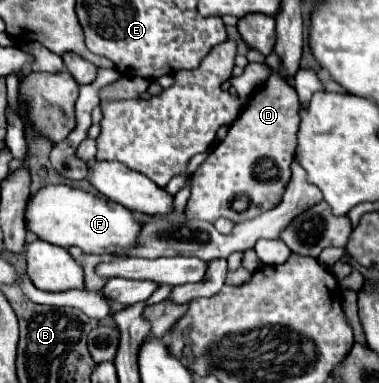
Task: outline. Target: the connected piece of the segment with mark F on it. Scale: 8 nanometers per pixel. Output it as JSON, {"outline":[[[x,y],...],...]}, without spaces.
{"outline":[[[50,184],[32,194],[26,204],[24,220],[26,230],[30,230],[40,240],[52,242],[62,248],[78,246],[86,254],[102,256],[110,256],[132,248],[136,244],[136,234],[140,230],[140,224],[134,220],[132,212],[126,210],[122,204],[92,196],[66,184]]]}

